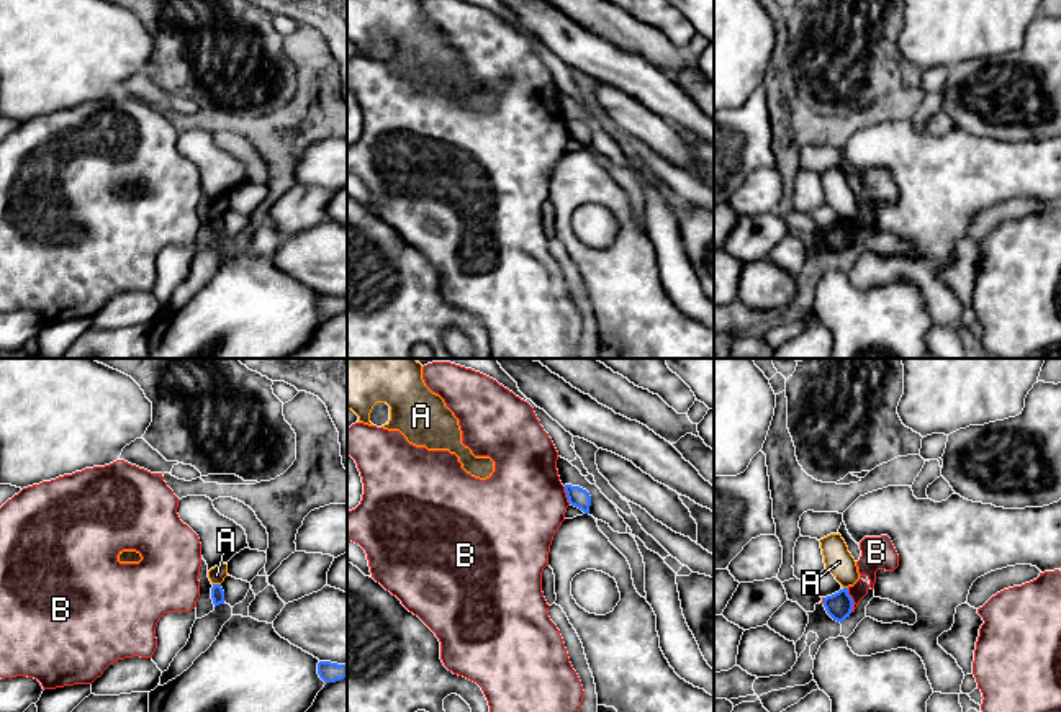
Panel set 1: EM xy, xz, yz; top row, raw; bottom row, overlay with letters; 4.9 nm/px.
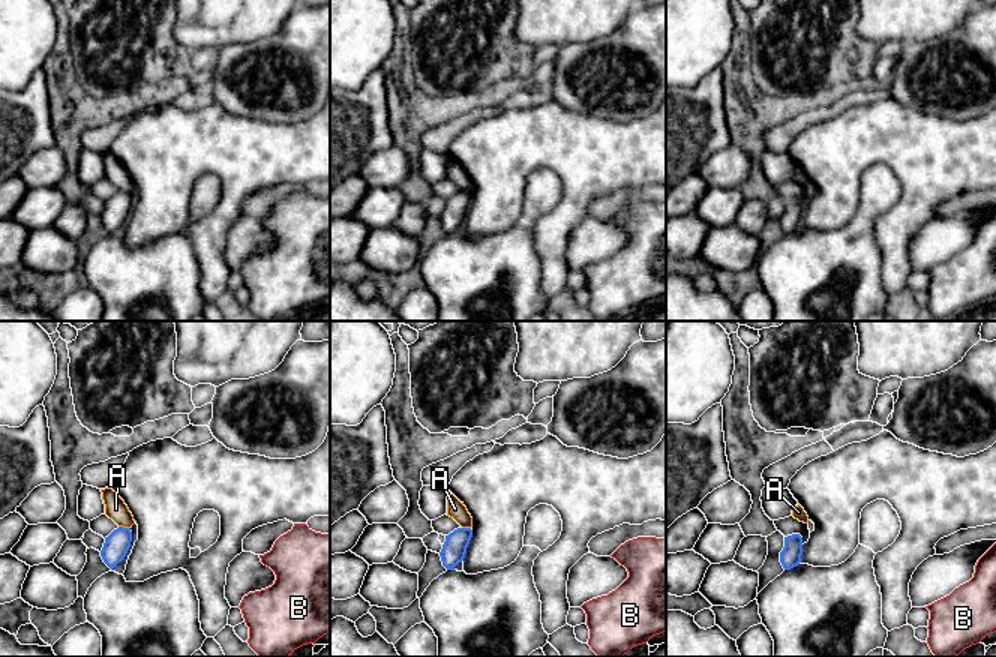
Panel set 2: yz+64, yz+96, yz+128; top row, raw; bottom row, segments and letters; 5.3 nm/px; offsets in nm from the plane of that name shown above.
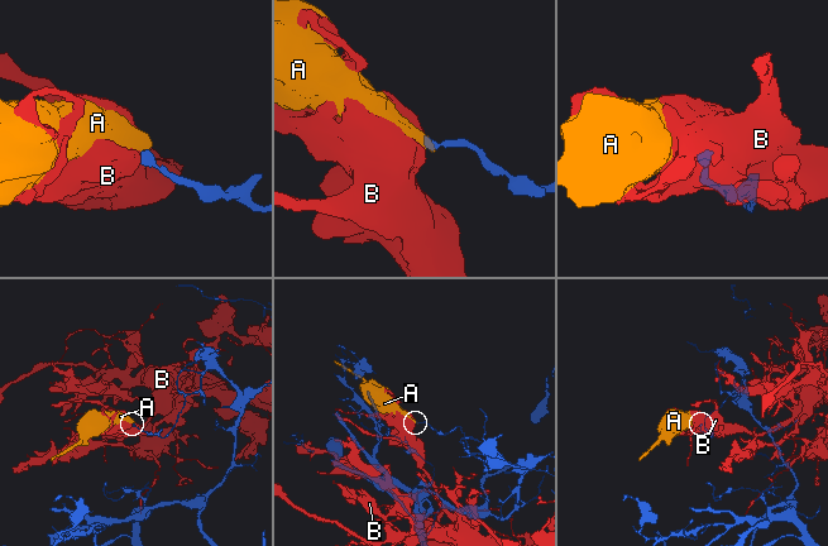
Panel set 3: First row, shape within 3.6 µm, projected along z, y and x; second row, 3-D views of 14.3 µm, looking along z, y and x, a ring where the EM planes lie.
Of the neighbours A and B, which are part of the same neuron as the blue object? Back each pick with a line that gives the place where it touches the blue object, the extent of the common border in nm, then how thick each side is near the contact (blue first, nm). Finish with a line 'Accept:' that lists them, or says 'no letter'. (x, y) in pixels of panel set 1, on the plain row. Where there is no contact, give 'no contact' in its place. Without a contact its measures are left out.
Accept: no letter

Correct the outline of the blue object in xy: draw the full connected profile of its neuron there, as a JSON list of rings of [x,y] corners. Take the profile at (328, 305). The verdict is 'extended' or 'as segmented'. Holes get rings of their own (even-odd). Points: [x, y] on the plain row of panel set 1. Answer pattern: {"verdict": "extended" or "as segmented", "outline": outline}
{"verdict": "as segmented", "outline": [[[331,295],[318,296],[318,308],[324,316],[336,316],[347,311],[347,298],[337,298]]]}

